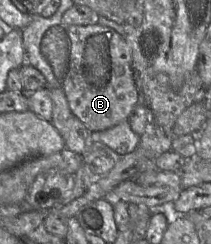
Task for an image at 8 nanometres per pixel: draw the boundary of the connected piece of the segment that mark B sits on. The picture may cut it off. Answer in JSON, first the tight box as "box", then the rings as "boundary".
{"box":[62,23,141,132],"boundary":[[[99,23],[87,26],[71,25],[66,28],[70,40],[69,68],[62,80],[70,110],[92,132],[101,132],[129,120],[134,108],[141,103],[132,66],[132,53],[124,35]]]}

